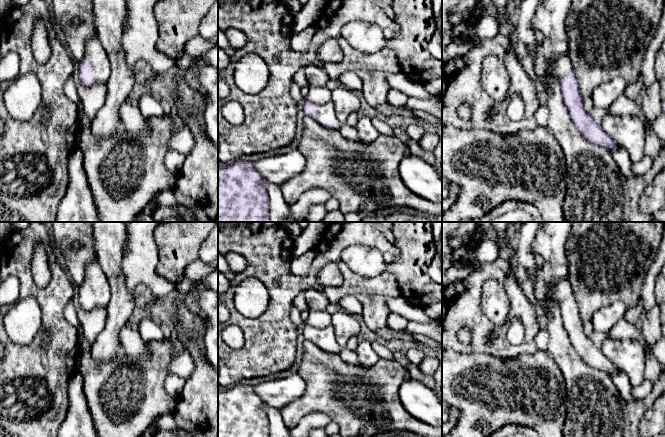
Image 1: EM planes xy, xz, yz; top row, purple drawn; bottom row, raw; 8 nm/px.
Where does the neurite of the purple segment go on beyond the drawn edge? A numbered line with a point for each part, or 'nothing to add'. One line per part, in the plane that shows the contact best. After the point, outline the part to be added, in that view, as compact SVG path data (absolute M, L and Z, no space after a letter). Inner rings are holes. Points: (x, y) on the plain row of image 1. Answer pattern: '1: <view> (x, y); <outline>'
1: xy (94, 276); M97 259L86 265L84 280L81 286L93 286L94 301L99 302L102 308L107 308L111 297L111 289Z

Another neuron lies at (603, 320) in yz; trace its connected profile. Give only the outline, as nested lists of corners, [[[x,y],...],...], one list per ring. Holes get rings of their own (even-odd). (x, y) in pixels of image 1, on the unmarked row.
[[[620,301],[614,302],[598,310],[592,317],[592,326],[595,332],[608,334],[612,327],[624,318],[627,307]]]

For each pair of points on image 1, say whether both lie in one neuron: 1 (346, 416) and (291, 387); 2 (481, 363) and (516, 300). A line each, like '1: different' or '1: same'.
1: different
2: different

